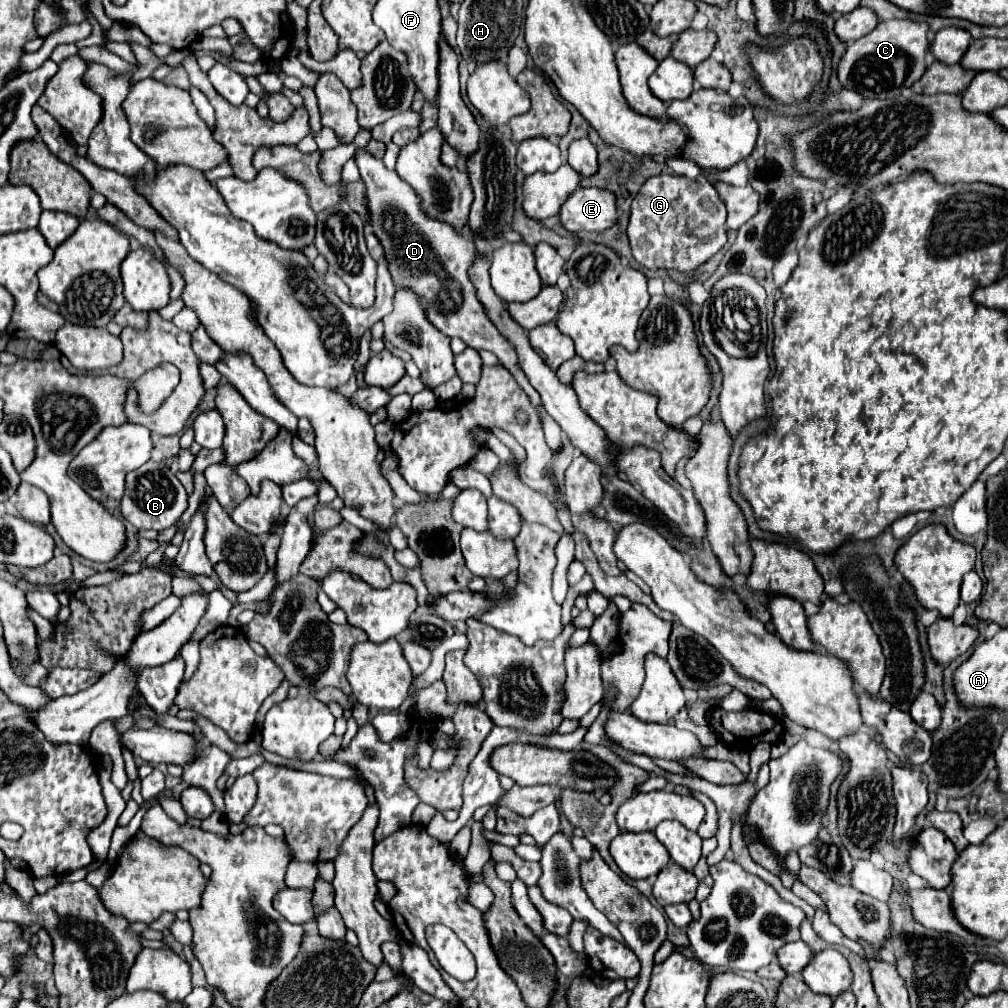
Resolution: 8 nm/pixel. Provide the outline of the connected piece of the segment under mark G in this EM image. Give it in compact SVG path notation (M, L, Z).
M657 175L643 183L639 193L631 203L631 217L627 227L627 237L631 245L631 253L637 263L647 269L675 269L675 271L695 271L699 265L709 261L717 251L727 243L727 209L719 199L713 185L703 177L683 177L683 175Z

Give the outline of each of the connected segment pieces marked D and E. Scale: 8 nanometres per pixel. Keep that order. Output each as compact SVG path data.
M365 147L355 151L355 161L357 161L359 173L361 173L361 181L365 183L365 201L367 201L367 211L369 211L369 225L373 227L377 239L381 241L381 247L383 247L383 253L385 253L387 267L389 267L389 273L393 277L393 283L399 289L411 289L413 293L417 293L421 297L423 309L427 313L427 319L443 335L447 335L447 337L459 337L459 339L463 339L473 349L487 349L487 351L495 353L497 359L517 379L517 383L519 383L519 386L529 396L532 405L538 411L538 406L541 404L540 395L531 386L531 383L527 381L525 373L521 371L521 367L517 363L515 349L495 329L495 325L491 325L491 321L487 319L487 313L485 313L483 305L479 305L479 299L475 297L475 289L473 289L473 285L469 281L469 275L467 275L467 267L475 259L475 245L473 245L473 241L461 237L461 233L453 225L447 225L443 221L435 221L433 217L427 217L427 213L423 213L423 207L421 207L421 201L419 201L417 193L411 191L411 185L407 185L405 181L401 181L395 171L389 171L383 165L383 161L375 159Z
M599 187L577 189L563 201L559 221L571 233L605 231L617 221L615 195Z

